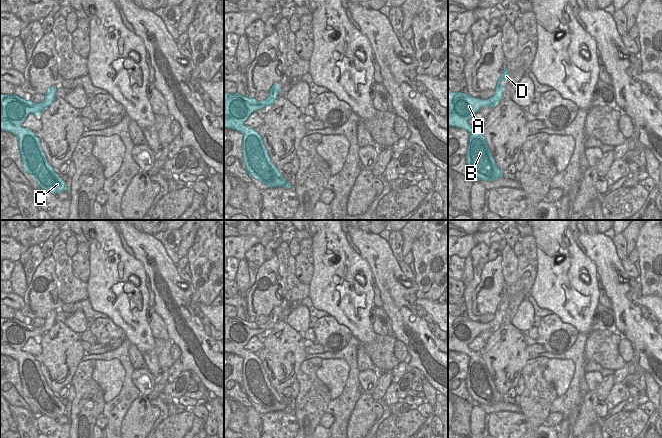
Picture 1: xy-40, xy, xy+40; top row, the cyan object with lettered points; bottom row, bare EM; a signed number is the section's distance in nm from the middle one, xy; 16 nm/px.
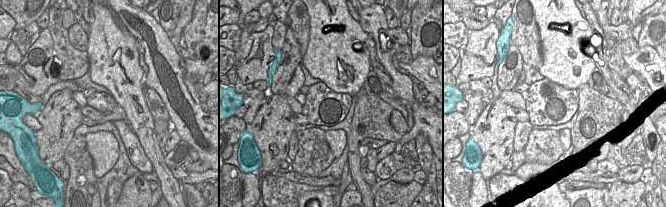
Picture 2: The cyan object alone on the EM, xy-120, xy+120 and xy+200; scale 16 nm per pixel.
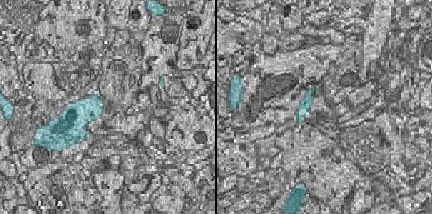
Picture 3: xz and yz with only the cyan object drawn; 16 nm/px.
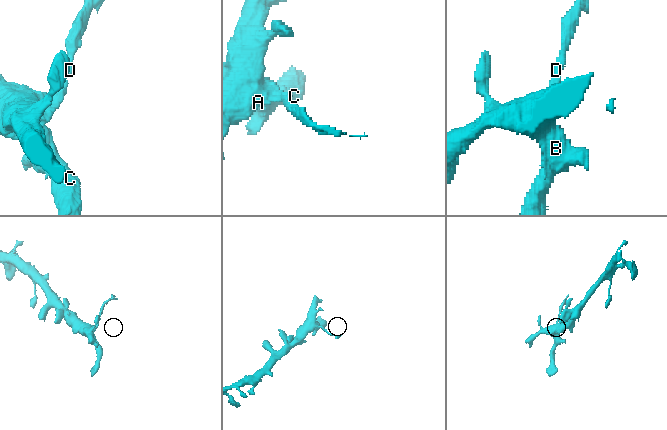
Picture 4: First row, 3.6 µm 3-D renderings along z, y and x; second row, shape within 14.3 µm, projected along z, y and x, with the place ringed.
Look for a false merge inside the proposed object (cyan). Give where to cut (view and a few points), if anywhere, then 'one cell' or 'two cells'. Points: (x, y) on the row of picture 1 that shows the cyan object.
xy+40 (499, 83), (496, 86) | two cells

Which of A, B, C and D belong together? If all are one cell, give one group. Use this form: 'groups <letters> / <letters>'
groups A B C / D

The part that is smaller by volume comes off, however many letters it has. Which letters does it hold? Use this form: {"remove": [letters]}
{"remove": ["D"]}

